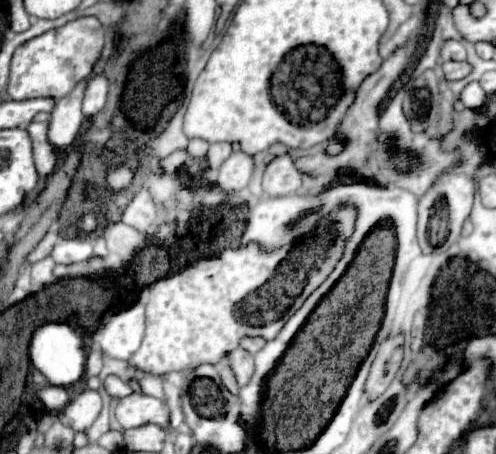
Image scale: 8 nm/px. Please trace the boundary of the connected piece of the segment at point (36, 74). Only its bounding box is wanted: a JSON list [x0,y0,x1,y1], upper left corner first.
[8,16,106,100]

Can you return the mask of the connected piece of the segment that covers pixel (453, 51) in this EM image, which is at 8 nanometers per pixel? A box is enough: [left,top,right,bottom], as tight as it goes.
[442,40,466,60]

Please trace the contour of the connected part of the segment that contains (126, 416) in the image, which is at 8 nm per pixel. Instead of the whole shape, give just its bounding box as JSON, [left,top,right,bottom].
[116,392,170,430]

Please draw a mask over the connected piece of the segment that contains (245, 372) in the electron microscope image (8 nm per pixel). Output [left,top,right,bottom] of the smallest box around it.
[228,348,254,386]

